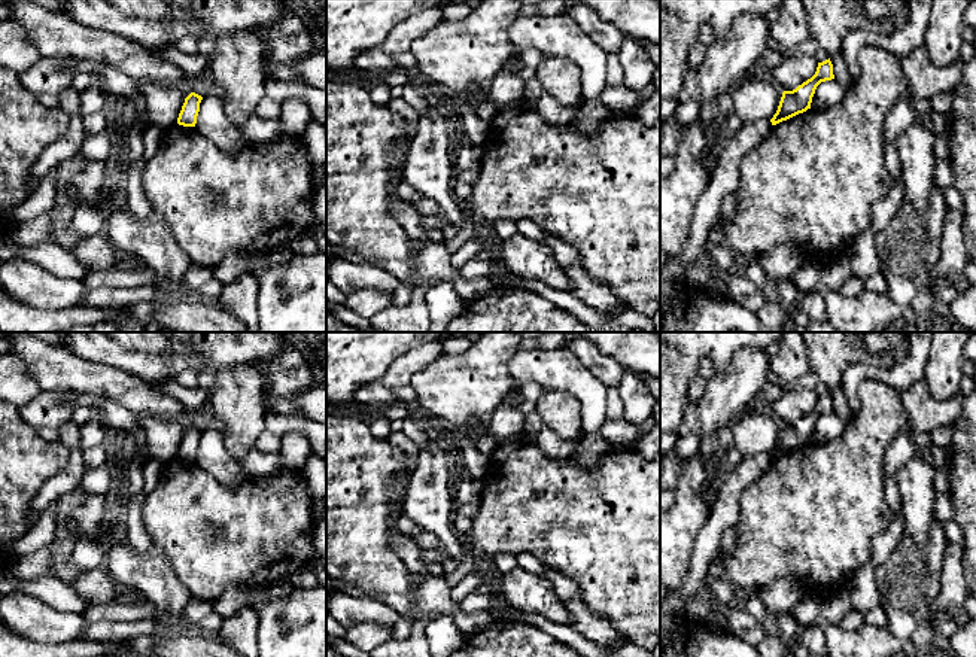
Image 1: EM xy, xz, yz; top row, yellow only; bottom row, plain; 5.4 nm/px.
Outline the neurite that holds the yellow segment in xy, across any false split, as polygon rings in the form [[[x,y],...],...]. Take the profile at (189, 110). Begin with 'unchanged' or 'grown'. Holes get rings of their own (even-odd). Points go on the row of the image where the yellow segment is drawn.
unchanged; [[[191,92],[185,98],[185,103],[177,118],[179,125],[195,127],[201,100],[203,97],[195,92]]]

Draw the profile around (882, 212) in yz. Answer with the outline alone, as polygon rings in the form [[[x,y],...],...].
[[[903,177],[900,180],[891,180],[891,188],[888,194],[872,206],[870,229],[875,234],[888,226],[904,195],[906,192]]]

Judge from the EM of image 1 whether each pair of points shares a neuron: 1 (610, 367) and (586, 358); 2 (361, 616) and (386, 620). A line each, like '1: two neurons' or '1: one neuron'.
1: one neuron
2: one neuron

